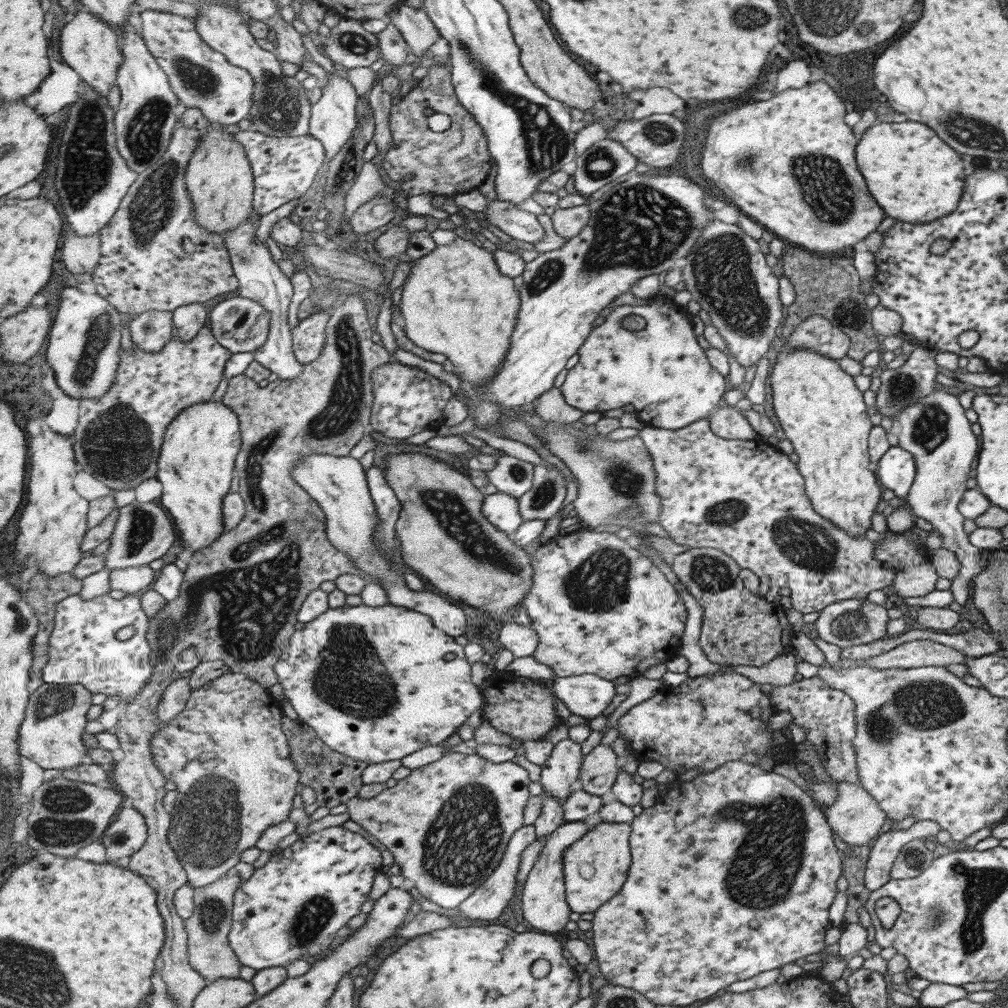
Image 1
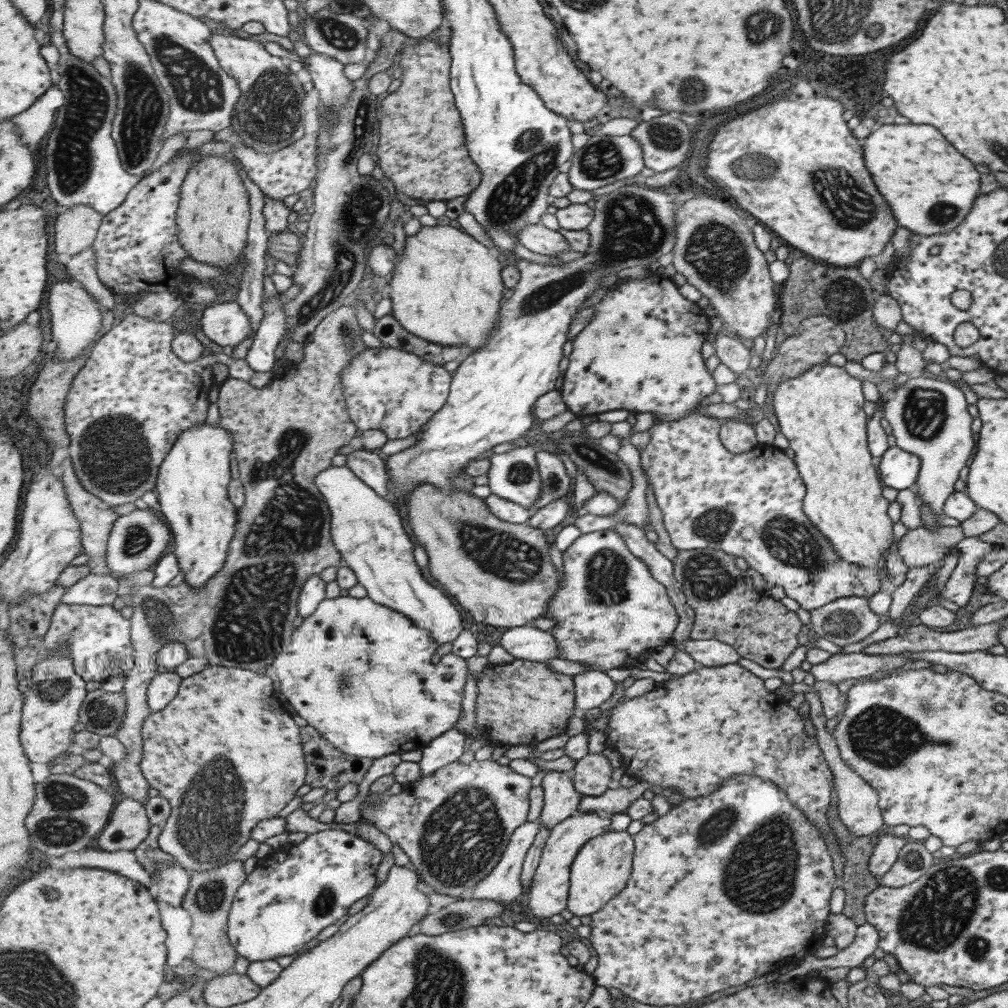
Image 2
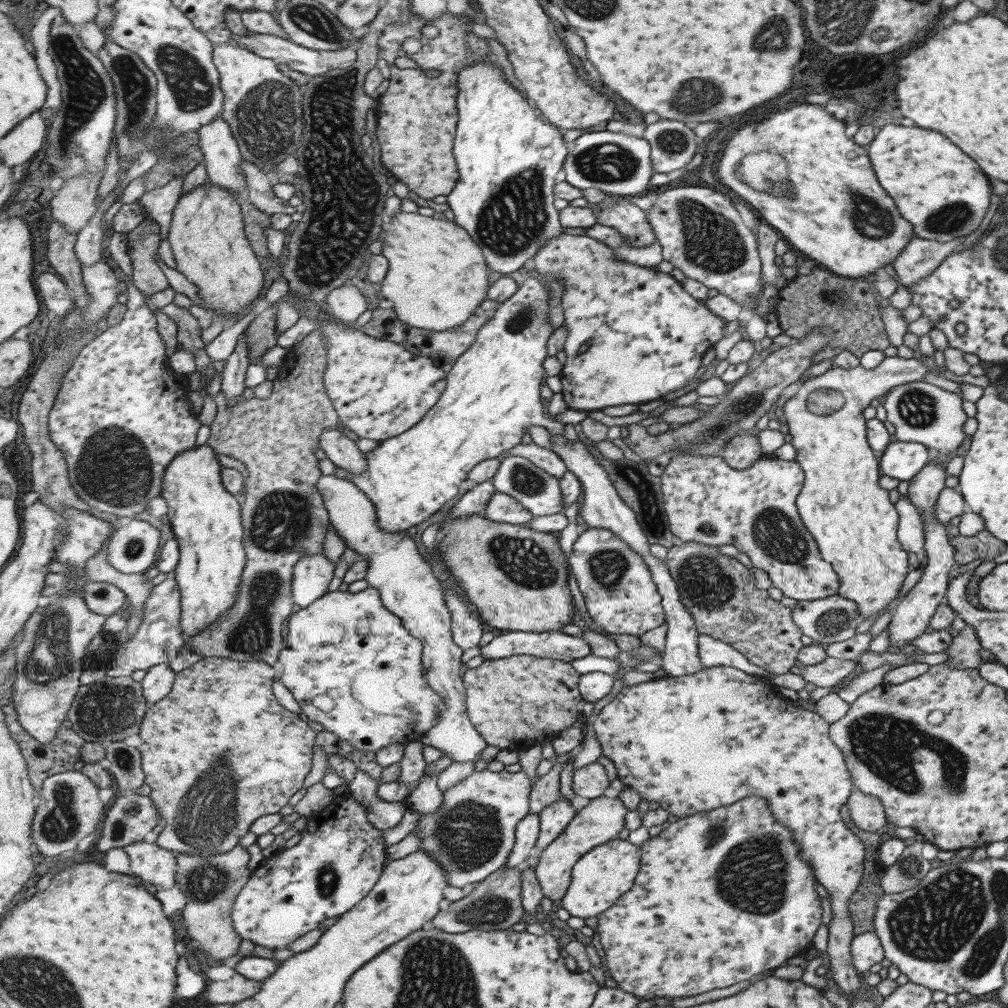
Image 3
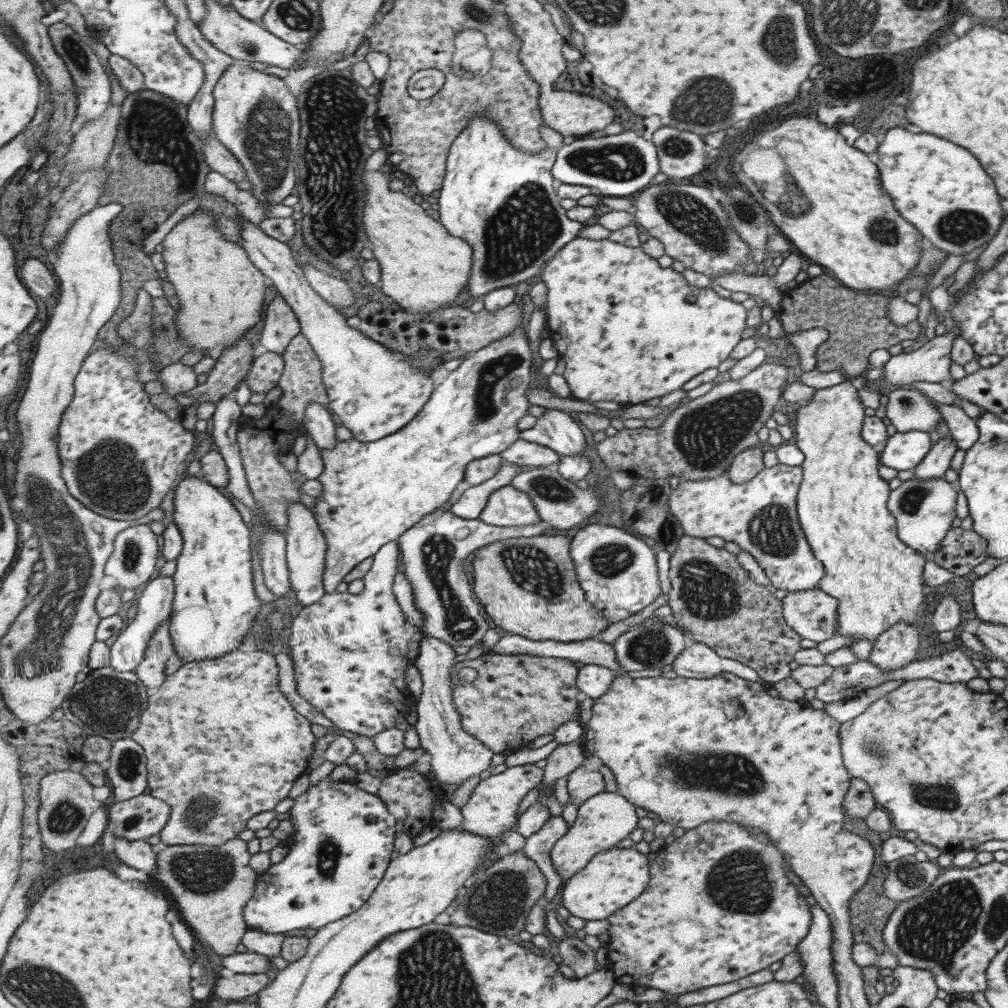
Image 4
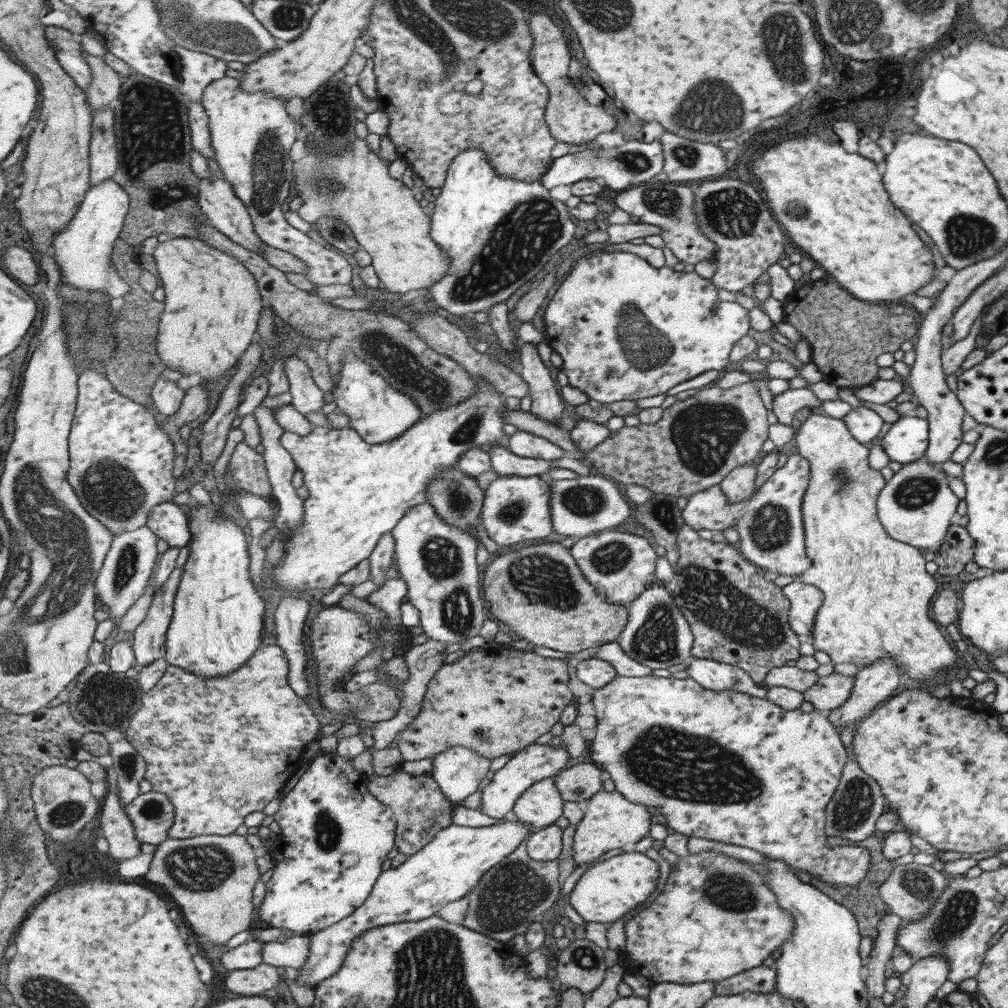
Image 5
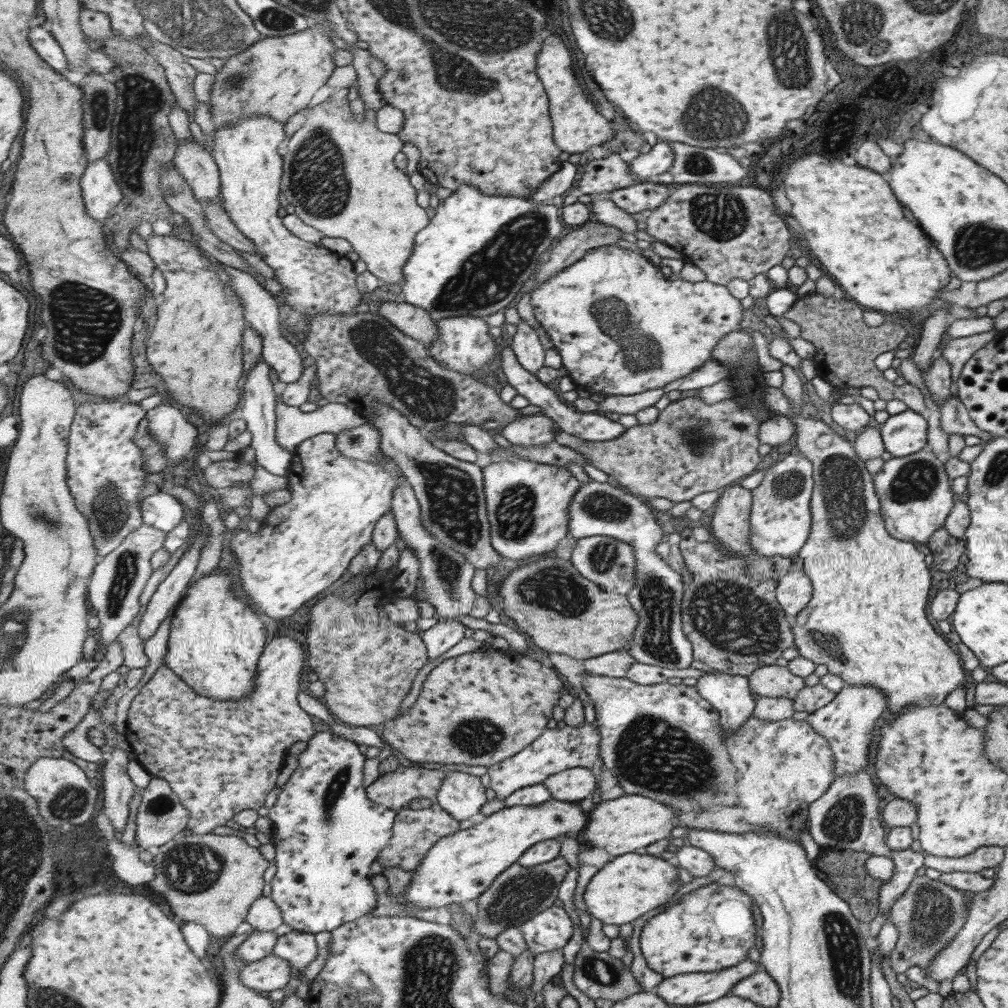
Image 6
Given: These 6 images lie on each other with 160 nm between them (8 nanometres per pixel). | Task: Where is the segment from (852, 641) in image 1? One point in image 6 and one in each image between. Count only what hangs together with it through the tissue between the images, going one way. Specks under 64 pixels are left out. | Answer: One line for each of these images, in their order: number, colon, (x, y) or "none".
2: (844, 620)
3: (833, 618)
4: (812, 614)
5: (804, 600)
6: (794, 590)

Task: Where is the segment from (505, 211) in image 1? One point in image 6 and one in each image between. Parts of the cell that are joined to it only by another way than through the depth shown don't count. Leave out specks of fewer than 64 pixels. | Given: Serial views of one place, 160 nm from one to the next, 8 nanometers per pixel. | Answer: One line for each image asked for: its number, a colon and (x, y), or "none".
2: (537, 238)
3: (635, 334)
4: (628, 330)
5: (626, 330)
6: (621, 327)

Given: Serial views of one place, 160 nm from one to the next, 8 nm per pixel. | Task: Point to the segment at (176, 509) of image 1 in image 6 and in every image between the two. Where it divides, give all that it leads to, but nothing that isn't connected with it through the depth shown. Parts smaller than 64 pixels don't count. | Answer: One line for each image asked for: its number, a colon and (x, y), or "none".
2: (194, 481)
3: (207, 521)
4: (215, 605)
5: (219, 618)
6: (216, 641)

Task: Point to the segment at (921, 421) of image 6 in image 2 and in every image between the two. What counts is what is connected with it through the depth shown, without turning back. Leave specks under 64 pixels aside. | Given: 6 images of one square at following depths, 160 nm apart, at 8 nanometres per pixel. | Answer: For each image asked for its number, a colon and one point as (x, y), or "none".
2: (897, 469)
3: (902, 460)
4: (903, 450)
5: (906, 440)

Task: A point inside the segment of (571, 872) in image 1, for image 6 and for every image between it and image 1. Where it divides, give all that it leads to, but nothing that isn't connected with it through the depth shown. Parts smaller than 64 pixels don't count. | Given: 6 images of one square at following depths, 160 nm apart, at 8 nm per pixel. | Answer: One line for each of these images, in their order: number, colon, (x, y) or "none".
2: (603, 868)
3: (603, 876)
4: (614, 879)
5: (609, 890)
6: (633, 885)

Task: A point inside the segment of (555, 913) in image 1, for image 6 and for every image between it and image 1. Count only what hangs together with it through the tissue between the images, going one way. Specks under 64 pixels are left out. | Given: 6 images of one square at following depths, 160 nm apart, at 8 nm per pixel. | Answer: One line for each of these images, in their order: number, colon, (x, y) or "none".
2: (550, 892)
3: (603, 819)
4: (603, 821)
5: (611, 821)
6: (623, 825)

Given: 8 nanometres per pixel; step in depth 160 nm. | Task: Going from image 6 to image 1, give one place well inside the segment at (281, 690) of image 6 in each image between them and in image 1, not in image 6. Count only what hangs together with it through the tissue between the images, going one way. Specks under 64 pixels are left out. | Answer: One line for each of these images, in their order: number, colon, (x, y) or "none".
1: (228, 756)
2: (224, 720)
3: (221, 723)
4: (223, 743)
5: (246, 733)

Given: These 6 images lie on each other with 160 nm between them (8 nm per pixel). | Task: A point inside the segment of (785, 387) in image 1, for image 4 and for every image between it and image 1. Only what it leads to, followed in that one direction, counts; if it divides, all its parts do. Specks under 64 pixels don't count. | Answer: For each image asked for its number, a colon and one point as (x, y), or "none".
2: (819, 412)
3: (853, 524)
4: (841, 503)

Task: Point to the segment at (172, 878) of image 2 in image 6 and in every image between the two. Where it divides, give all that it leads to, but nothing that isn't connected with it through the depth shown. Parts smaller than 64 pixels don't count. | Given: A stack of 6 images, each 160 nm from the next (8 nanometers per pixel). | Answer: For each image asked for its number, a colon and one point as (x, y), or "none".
3: (155, 865)
4: (141, 855)
5: (117, 828)
6: (119, 790)

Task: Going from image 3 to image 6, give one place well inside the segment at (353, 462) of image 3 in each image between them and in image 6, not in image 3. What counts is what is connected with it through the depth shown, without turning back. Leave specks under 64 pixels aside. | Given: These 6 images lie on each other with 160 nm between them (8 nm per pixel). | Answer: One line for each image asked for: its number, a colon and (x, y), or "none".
4: (318, 420)
5: (308, 396)
6: (262, 311)

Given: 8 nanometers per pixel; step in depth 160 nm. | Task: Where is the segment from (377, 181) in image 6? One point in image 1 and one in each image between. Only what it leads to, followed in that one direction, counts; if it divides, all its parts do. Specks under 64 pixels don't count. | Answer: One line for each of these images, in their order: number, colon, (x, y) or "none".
1: (456, 301)
2: (448, 288)
3: (438, 275)
4: (424, 267)
5: (391, 226)

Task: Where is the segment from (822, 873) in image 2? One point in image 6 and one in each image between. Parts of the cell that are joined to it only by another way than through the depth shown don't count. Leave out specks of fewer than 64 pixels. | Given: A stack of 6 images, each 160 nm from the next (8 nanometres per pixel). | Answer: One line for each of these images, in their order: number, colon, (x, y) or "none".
3: (660, 940)
4: (719, 908)
5: (715, 918)
6: (711, 928)

